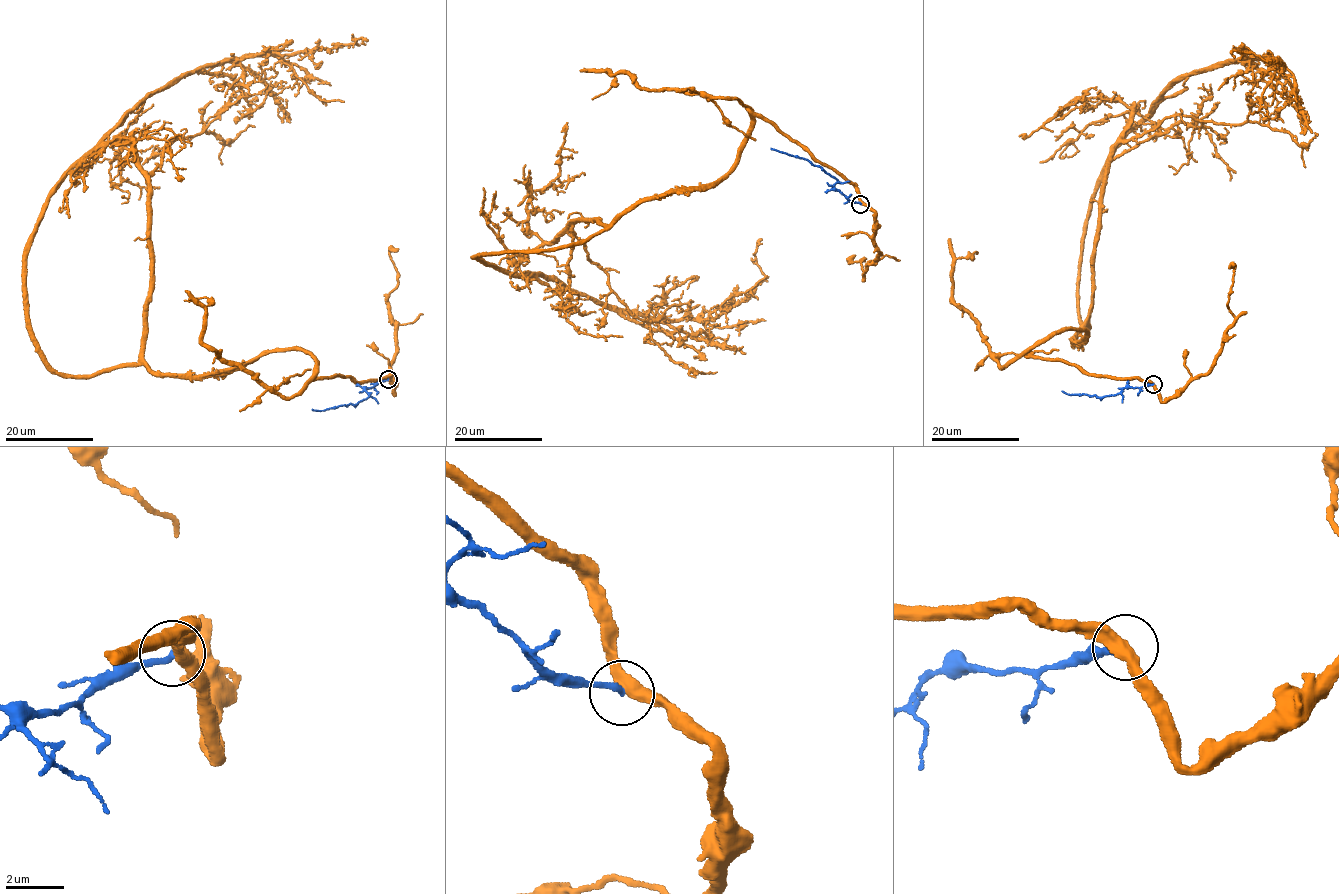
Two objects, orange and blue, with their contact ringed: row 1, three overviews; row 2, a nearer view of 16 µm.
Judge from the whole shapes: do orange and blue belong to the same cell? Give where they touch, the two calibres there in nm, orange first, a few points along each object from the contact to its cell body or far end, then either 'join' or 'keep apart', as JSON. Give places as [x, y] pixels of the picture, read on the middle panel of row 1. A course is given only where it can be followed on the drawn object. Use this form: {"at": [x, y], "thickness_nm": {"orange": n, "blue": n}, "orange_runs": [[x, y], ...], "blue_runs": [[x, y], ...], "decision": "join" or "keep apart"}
{"at": [860, 204], "thickness_nm": {"orange": 420, "blue": 200}, "orange_runs": [[861, 204], [747, 109], [713, 183], [568, 221], [519, 264], [654, 318], [718, 318], [766, 278], [762, 243]], "blue_runs": [[861, 204], [851, 202], [834, 187], [837, 180], [820, 167], [771, 148]], "decision": "keep apart"}

